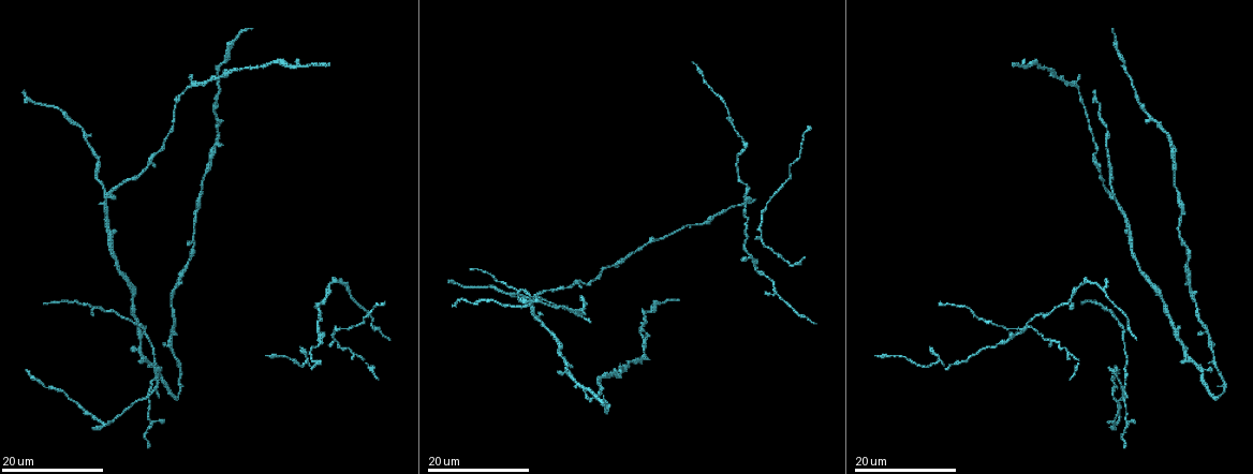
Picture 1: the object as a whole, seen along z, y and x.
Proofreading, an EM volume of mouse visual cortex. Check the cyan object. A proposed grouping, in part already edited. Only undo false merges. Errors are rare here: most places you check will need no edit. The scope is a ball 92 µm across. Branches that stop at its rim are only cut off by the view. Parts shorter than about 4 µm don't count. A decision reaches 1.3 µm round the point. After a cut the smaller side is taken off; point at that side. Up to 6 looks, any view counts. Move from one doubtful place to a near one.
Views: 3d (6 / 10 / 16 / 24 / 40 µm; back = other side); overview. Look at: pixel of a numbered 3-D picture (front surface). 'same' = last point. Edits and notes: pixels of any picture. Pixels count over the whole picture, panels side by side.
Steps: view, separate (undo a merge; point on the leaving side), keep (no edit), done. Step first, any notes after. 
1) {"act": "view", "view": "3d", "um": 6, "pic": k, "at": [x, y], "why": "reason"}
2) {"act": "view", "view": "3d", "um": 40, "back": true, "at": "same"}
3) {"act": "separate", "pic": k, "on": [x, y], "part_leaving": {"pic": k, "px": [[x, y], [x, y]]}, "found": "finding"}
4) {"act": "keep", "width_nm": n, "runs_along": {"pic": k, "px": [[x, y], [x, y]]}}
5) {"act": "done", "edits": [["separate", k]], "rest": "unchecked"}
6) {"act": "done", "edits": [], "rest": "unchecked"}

{"act": "view", "view": "3d", "um": 16, "pic": 1, "at": [774, 290], "why": "side arm on a straight run"}

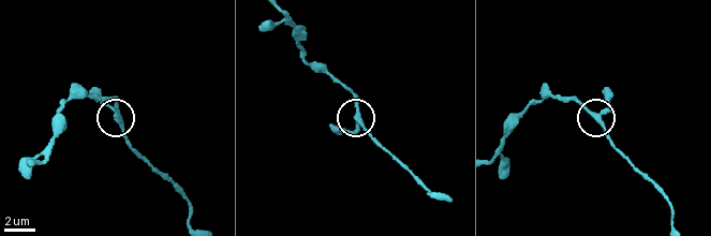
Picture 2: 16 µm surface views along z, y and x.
{"act": "view", "view": "3d", "um": 10, "pic": 2, "at": [601, 120]}

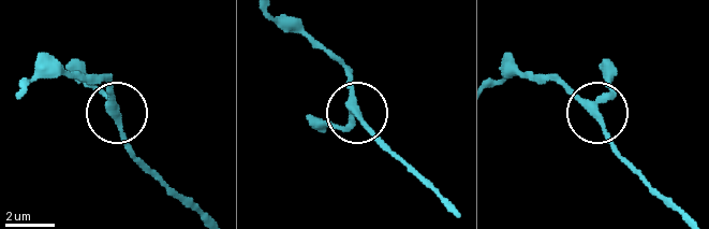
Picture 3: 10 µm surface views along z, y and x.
{"act": "keep", "width_nm": 250, "found": "one neuron here"}

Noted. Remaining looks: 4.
{"act": "view", "view": "3d", "um": 24, "pic": 1, "at": [1050, 339], "why": "side arm on a straight run"}

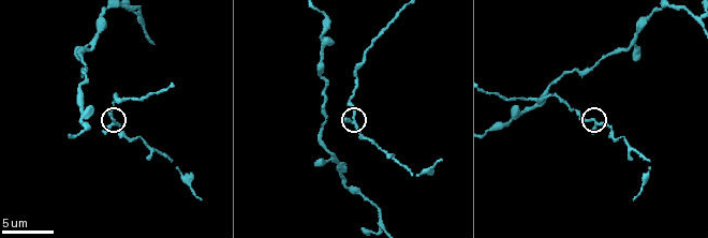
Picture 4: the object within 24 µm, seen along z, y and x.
{"act": "view", "view": "3d", "um": 6, "pic": 4, "at": [353, 120], "why": "closer look"}

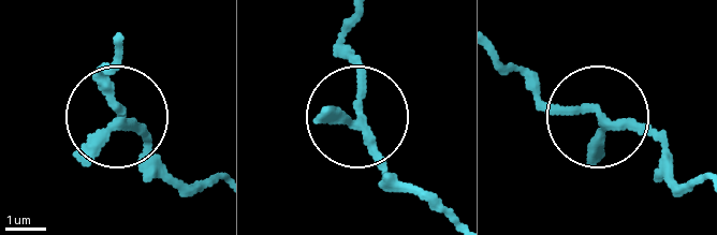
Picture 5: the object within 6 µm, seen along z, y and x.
{"act": "keep", "side_arm_um": 16, "found": "one neuron here"}

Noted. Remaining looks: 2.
{"act": "view", "view": "3d", "um": 16, "pic": 1, "at": [1184, 244], "why": "side arm on a straight run"}

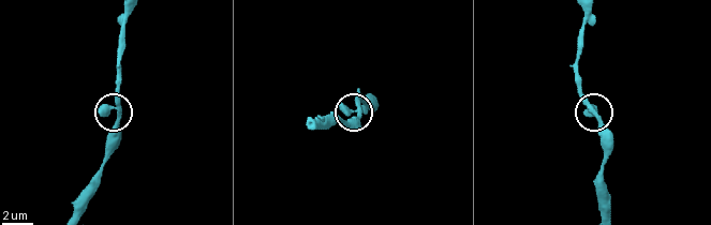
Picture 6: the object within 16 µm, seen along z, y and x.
{"act": "view", "view": "3d", "um": 6, "pic": 6, "at": [358, 108], "why": "closer look"}

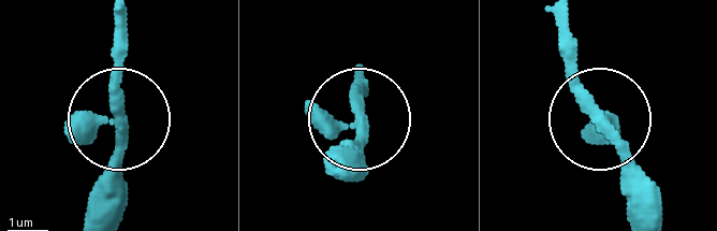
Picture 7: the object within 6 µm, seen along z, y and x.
{"act": "keep", "side_arm_um": 55, "arms": 3, "found": "one neuron here"}

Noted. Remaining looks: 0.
{"act": "done", "edits": [], "rest": "unchecked"}

